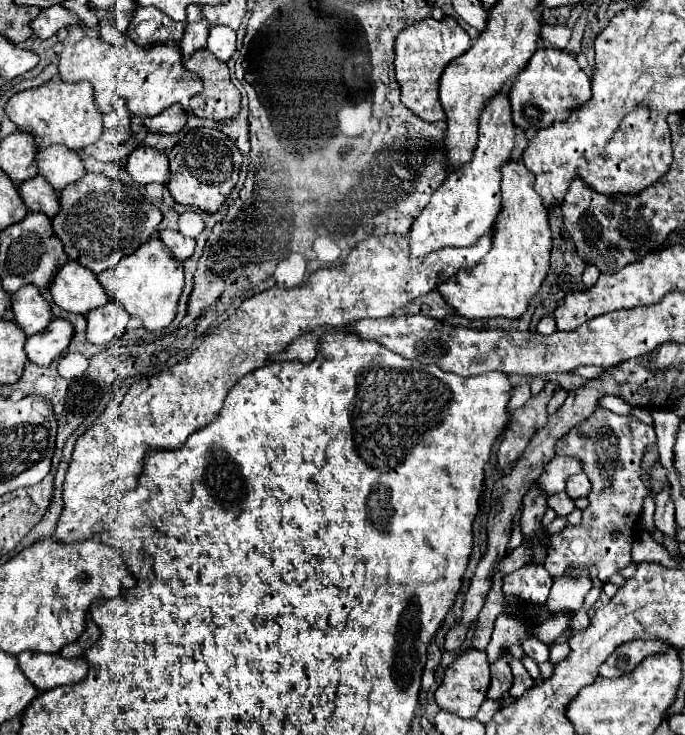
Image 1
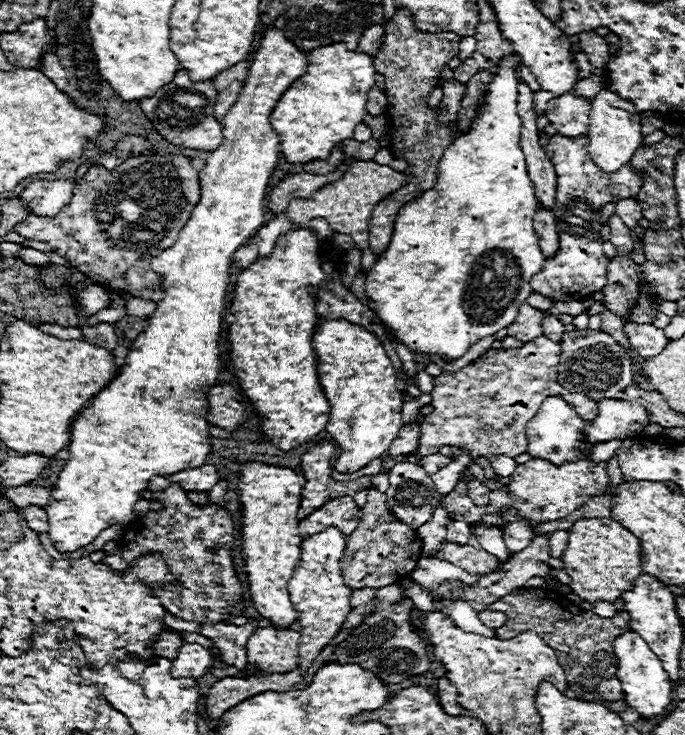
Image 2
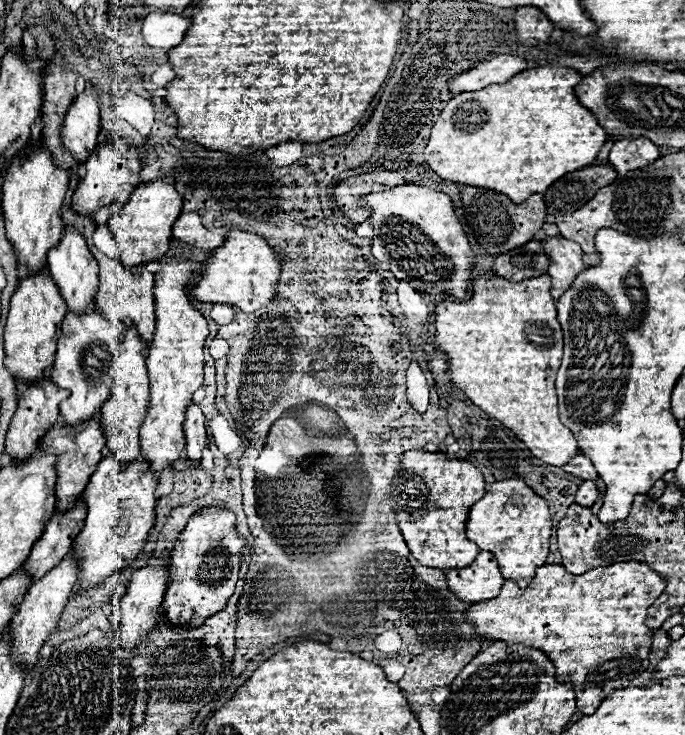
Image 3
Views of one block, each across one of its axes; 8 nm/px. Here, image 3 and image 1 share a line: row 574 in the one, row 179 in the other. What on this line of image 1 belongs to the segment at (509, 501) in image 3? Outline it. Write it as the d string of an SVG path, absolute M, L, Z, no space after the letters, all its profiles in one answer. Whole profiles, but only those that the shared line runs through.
M520 160L502 166L502 212L496 220L492 250L470 270L460 270L452 282L440 282L440 296L464 318L520 318L550 270L552 234L548 212L532 186L534 178Z

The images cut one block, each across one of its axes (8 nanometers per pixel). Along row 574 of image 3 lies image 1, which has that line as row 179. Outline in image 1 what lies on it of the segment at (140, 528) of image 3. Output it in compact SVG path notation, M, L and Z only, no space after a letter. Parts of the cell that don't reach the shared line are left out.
M84 174L78 182L60 190L60 212L52 220L54 234L62 240L70 260L94 274L114 268L120 258L132 254L150 240L162 222L162 212L148 204L132 186L122 186L102 174Z

